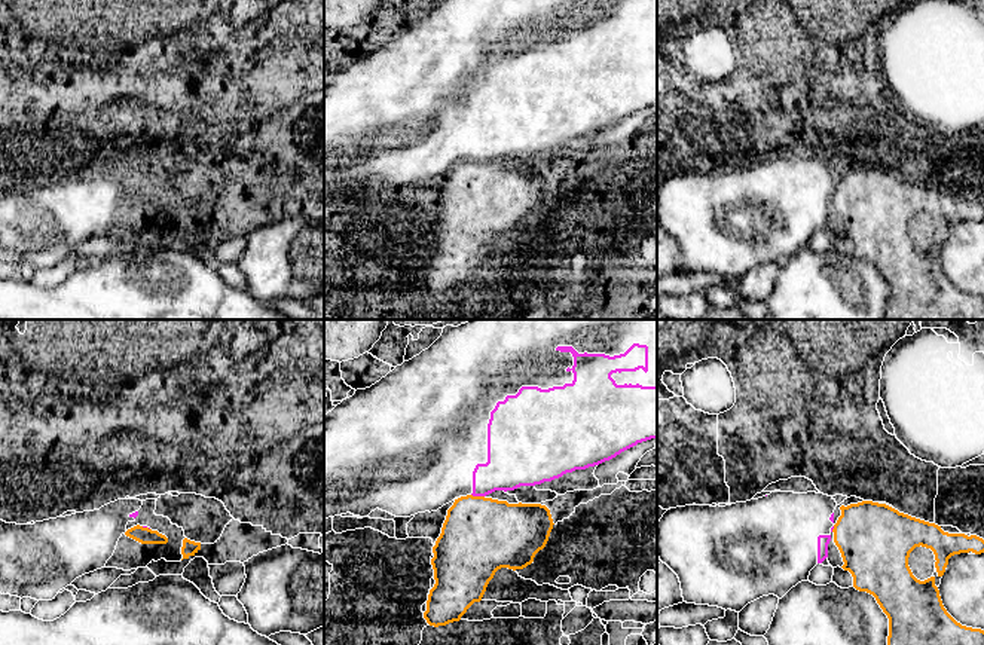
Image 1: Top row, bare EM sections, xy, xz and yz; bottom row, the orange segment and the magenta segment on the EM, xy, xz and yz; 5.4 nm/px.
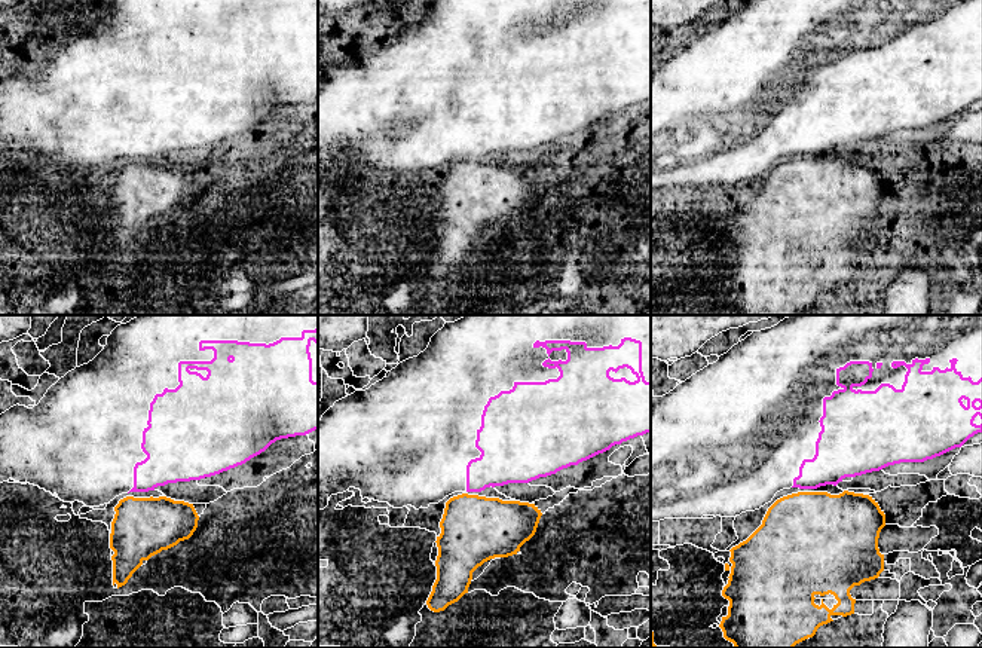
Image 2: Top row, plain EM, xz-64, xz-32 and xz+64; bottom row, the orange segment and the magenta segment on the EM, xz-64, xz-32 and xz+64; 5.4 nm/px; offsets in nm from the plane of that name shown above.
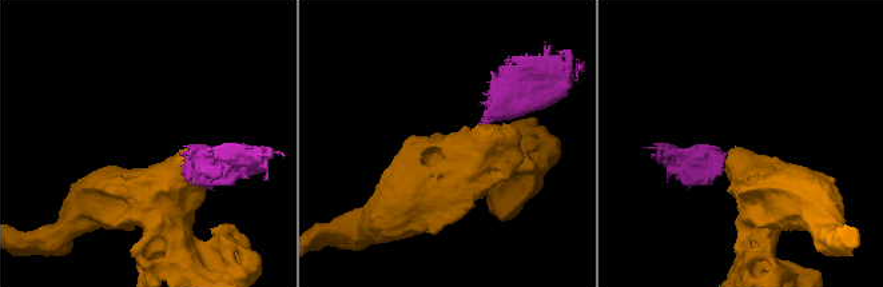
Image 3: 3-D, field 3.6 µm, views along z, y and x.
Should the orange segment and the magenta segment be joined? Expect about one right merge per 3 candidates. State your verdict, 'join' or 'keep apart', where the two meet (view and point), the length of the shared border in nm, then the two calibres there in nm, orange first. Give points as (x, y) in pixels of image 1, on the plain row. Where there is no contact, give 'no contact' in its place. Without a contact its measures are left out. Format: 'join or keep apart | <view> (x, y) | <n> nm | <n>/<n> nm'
keep apart | xz (477, 164) | 70 nm | 420/260 nm

